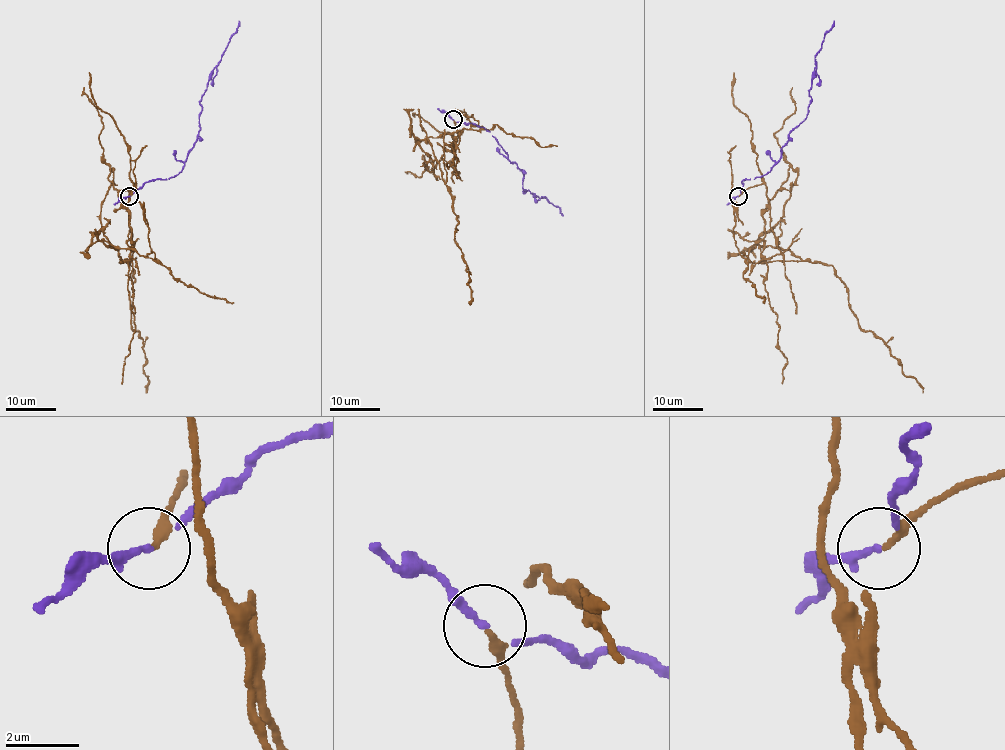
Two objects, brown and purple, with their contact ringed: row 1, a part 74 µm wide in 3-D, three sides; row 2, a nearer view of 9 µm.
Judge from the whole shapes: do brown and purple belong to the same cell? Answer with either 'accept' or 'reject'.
reject

